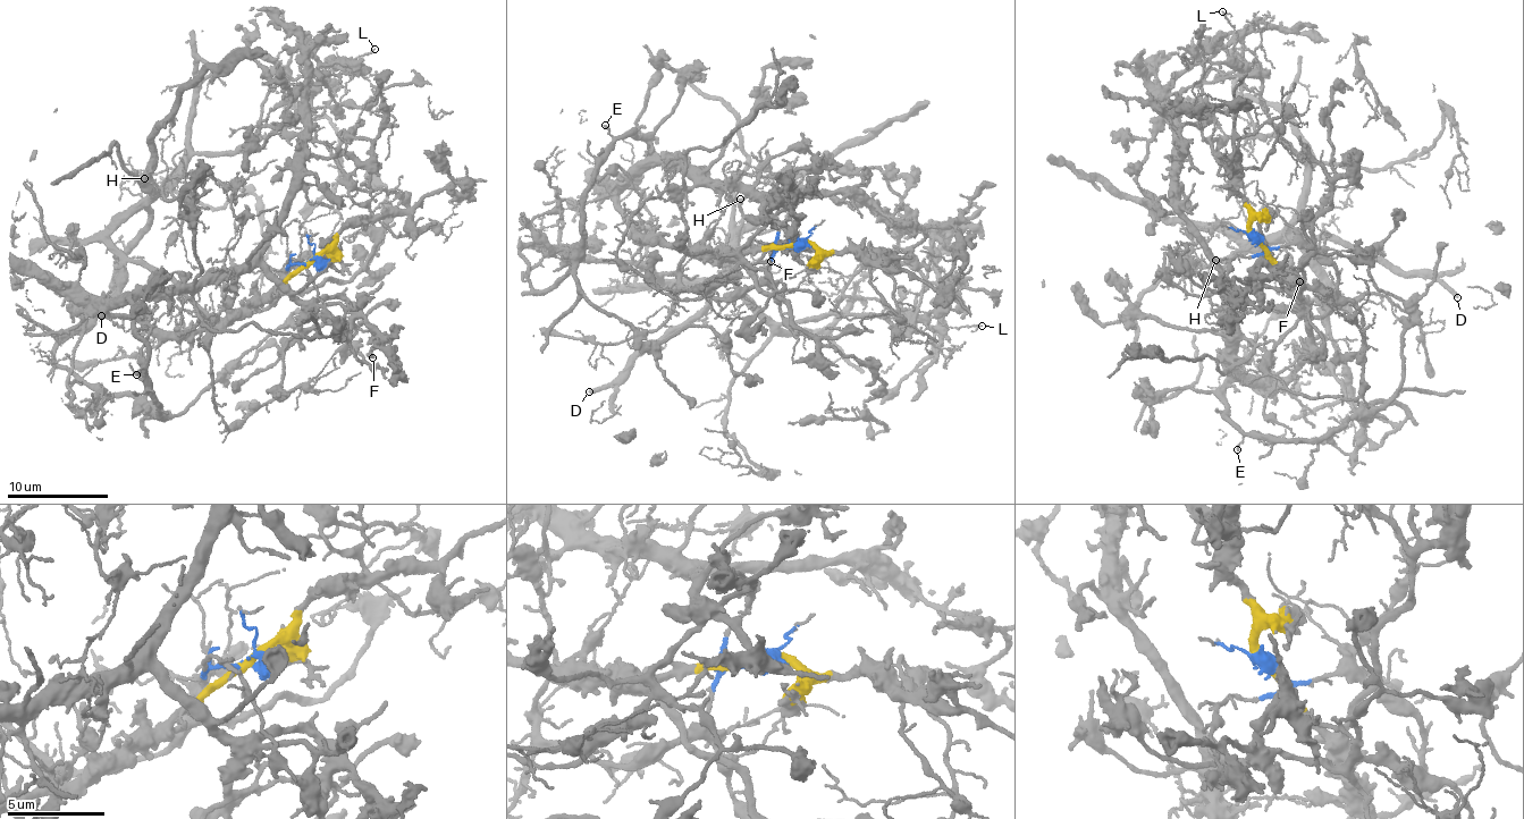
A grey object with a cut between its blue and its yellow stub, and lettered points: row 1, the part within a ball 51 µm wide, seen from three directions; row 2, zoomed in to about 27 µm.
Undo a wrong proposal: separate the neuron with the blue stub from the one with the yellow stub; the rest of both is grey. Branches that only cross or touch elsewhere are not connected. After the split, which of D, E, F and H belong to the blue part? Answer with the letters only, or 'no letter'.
D, H

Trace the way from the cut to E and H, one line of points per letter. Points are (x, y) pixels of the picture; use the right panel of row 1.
E: (1257, 237), (1308, 304), (1314, 338), (1311, 360), (1289, 376), (1251, 374), (1226, 389), (1237, 449)
H: (1257, 237), (1268, 248), (1297, 244), (1341, 275), (1336, 305), (1318, 295), (1328, 289), (1296, 243), (1214, 259)

